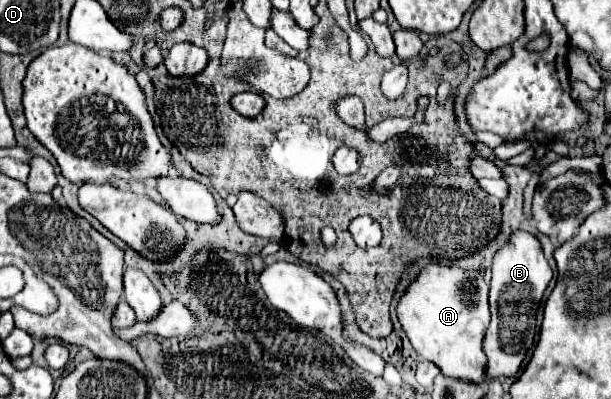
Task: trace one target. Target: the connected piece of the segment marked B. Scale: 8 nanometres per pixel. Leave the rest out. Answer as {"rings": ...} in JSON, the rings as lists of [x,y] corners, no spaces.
{"rings":[[[528,232],[512,234],[510,242],[500,248],[492,262],[490,278],[490,326],[484,336],[484,352],[488,356],[488,378],[516,376],[526,352],[534,344],[536,310],[542,294],[552,278],[552,270],[542,254],[540,242]]]}

